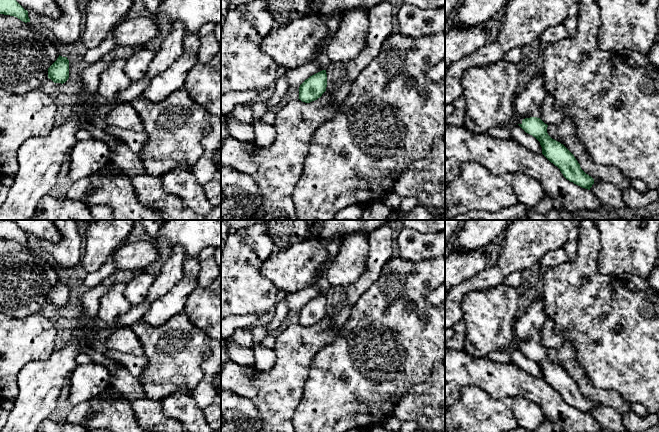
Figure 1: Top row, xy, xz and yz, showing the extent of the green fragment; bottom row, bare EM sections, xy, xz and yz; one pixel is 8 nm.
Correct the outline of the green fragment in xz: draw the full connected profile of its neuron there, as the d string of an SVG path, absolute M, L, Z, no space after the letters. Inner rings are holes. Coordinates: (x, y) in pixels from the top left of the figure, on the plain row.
M322 294L310 300L300 309L298 323L305 327L315 325L326 315L326 311L327 298L326 294Z

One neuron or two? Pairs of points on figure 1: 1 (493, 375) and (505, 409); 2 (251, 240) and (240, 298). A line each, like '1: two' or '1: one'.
1: two
2: one

